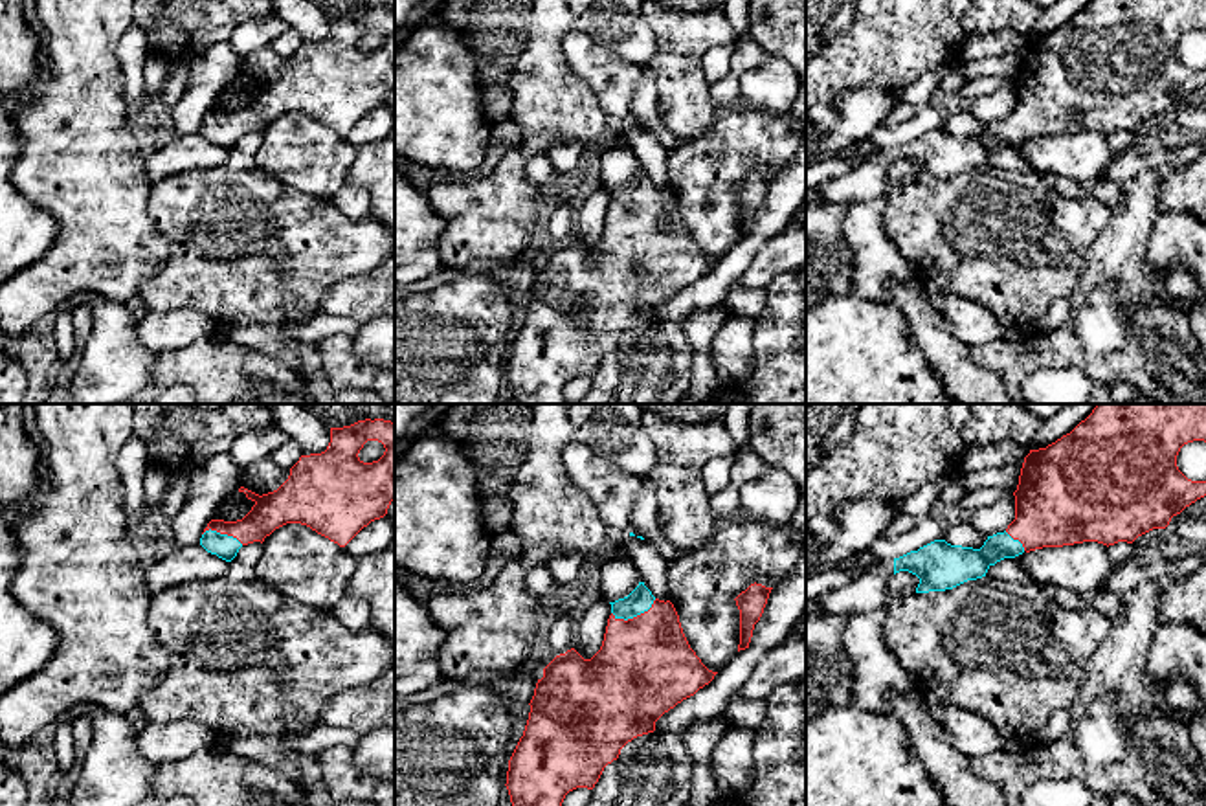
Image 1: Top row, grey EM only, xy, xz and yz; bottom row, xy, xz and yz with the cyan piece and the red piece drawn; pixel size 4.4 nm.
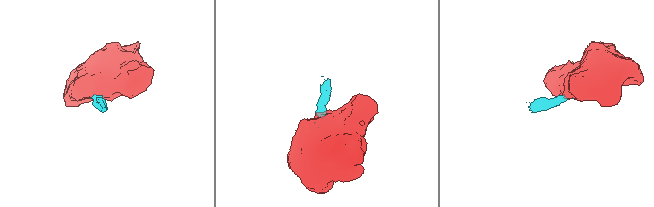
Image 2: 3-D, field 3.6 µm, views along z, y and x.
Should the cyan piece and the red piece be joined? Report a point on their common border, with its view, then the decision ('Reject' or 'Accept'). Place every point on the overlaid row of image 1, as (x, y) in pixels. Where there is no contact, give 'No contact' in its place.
Touches cyan at xz (634, 615). Accept

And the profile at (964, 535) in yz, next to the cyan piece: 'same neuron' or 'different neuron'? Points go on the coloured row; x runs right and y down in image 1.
different neuron

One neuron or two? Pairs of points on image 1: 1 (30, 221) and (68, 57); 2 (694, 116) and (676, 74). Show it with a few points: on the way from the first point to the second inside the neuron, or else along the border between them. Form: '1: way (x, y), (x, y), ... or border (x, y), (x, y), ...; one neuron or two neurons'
1: border (19, 190), (55, 221), (57, 239); two neurons
2: way (689, 105), (681, 85); one neuron

